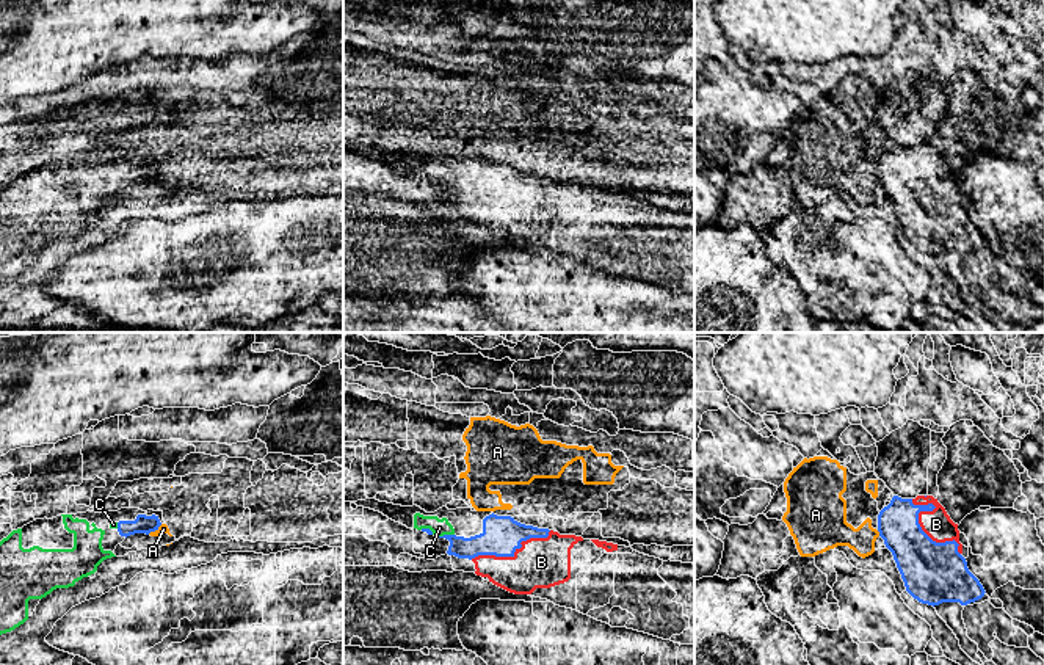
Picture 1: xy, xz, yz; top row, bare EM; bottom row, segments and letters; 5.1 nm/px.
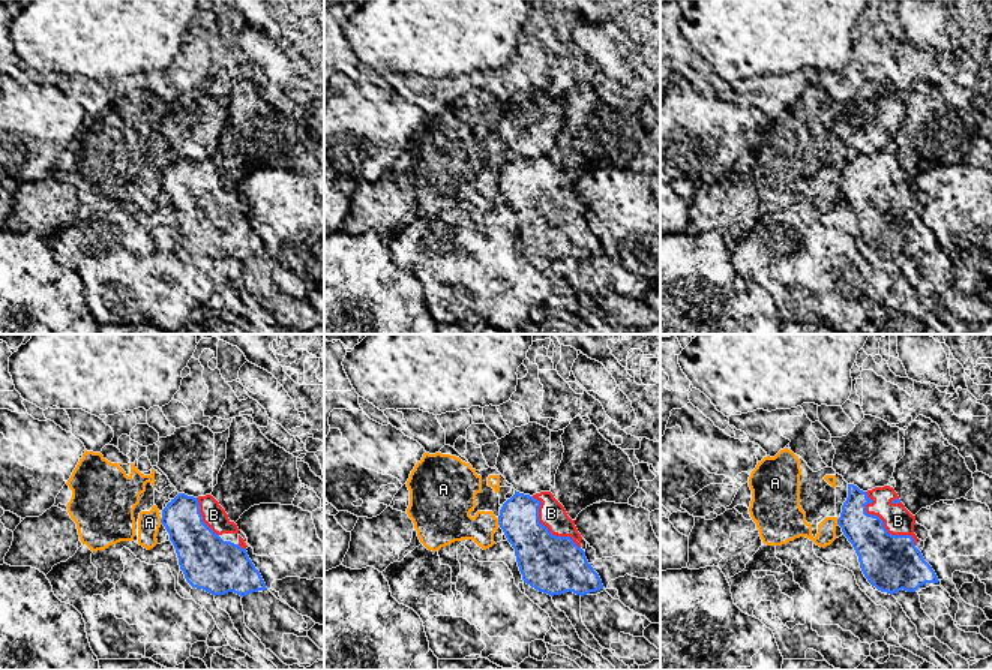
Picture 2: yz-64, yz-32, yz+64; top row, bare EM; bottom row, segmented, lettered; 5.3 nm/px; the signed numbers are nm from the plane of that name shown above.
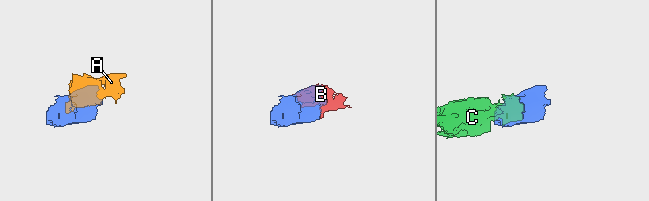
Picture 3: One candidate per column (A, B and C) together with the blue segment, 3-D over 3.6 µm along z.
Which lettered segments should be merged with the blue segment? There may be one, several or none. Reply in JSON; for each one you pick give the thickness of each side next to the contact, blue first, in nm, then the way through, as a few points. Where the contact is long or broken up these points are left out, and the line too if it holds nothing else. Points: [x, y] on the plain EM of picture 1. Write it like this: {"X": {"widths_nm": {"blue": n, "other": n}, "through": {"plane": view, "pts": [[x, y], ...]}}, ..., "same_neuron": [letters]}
{"B": {"widths_nm": {"blue": 300, "other": 150}}, "C": {"widths_nm": {"blue": 150, "other": 90}}, "same_neuron": ["B", "C"]}

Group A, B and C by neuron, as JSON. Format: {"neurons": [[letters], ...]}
{"neurons": [["A"], ["B", "C"]]}

